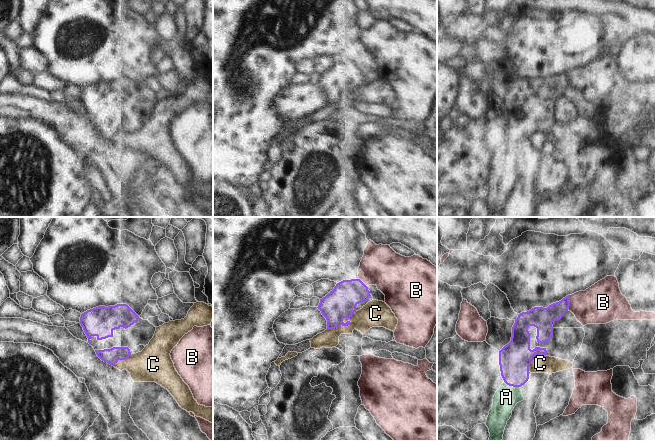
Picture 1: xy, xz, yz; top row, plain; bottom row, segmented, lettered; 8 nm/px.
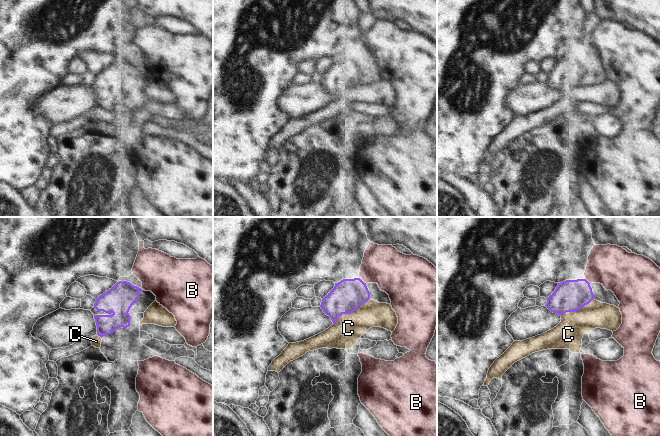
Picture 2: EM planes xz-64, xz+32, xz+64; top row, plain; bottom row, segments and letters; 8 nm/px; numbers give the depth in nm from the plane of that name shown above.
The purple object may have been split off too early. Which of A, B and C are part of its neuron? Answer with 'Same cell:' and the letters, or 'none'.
Same cell: A

